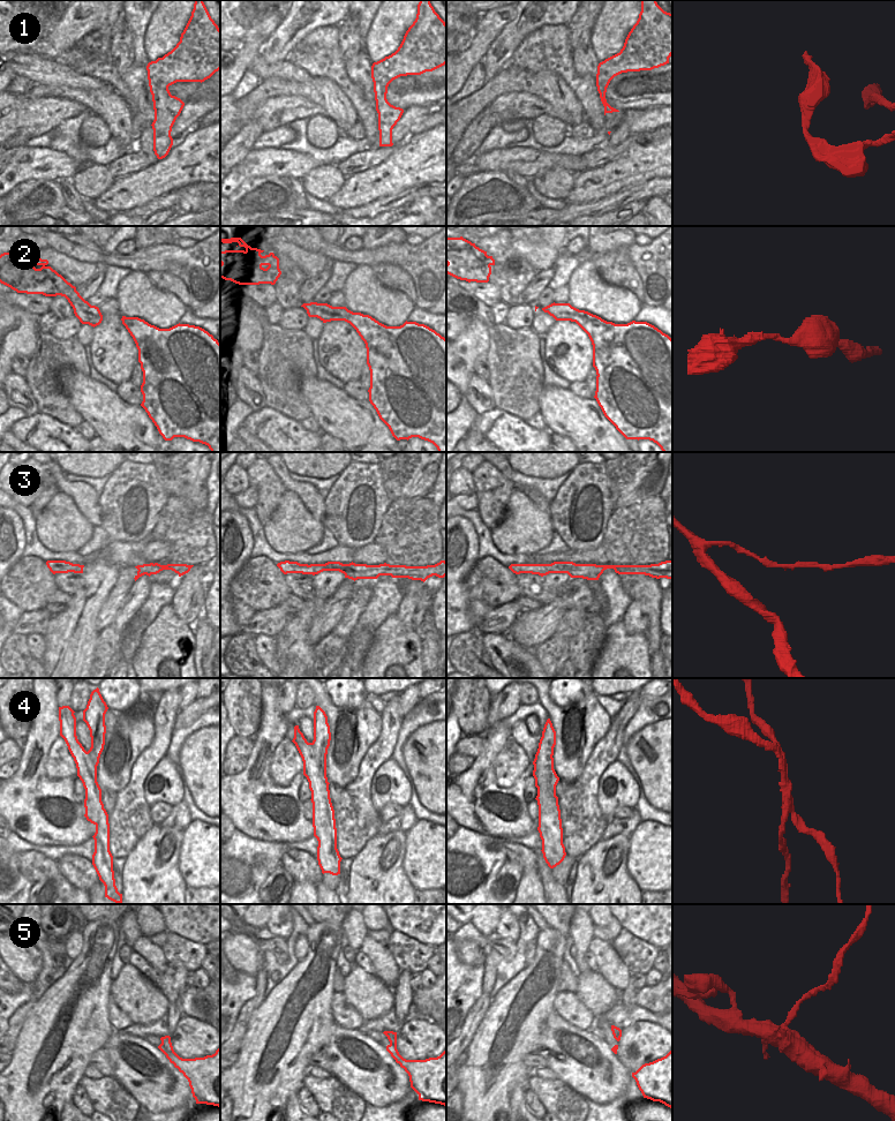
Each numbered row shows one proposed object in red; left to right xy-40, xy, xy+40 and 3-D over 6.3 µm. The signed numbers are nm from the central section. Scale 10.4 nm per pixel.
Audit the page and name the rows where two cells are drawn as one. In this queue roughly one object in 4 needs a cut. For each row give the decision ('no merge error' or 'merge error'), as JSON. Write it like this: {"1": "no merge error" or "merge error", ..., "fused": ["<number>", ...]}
{"1": "merge error", "2": "no merge error", "3": "no merge error", "4": "merge error", "5": "merge error", "fused": ["1", "4", "5"]}

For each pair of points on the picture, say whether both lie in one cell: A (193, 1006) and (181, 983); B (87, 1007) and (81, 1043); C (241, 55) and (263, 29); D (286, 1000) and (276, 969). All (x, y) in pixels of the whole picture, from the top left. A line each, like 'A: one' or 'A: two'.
A: two
B: one
C: one
D: two

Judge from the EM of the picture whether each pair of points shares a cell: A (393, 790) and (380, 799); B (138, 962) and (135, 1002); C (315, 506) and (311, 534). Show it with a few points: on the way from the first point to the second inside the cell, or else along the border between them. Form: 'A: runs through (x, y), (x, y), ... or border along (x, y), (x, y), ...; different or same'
A: runs through (390, 791), (383, 796); same
B: border along (128, 963), (134, 965), (158, 987); different
C: border along (298, 495), (306, 509), (322, 523); different

